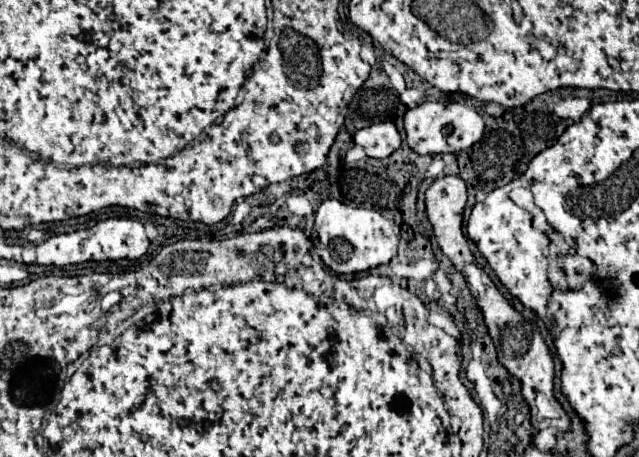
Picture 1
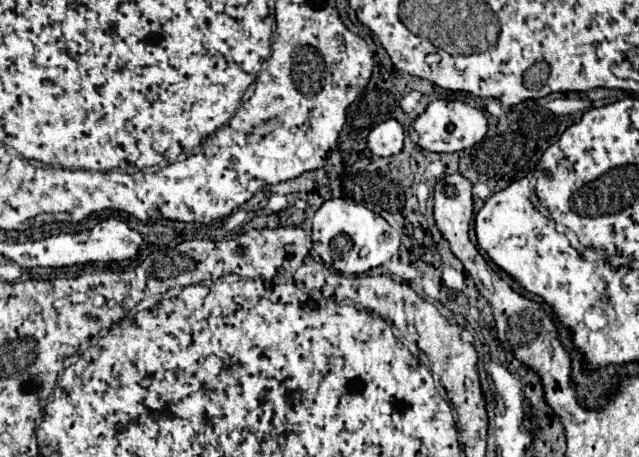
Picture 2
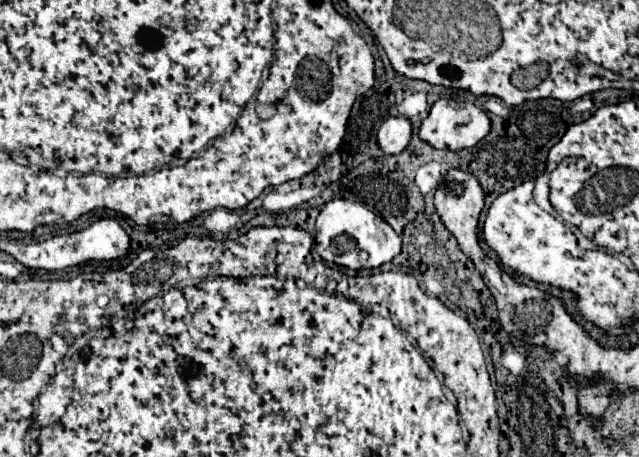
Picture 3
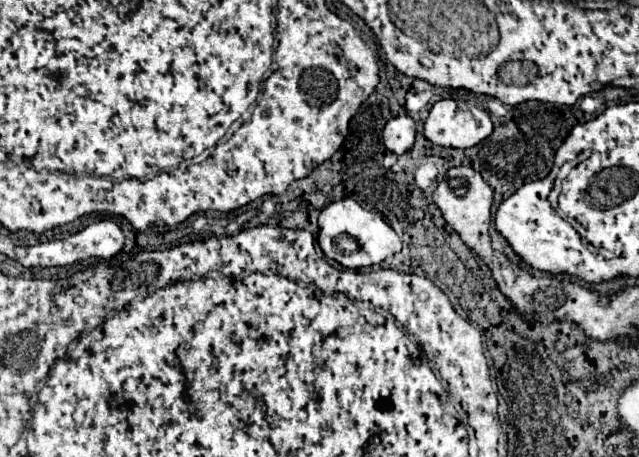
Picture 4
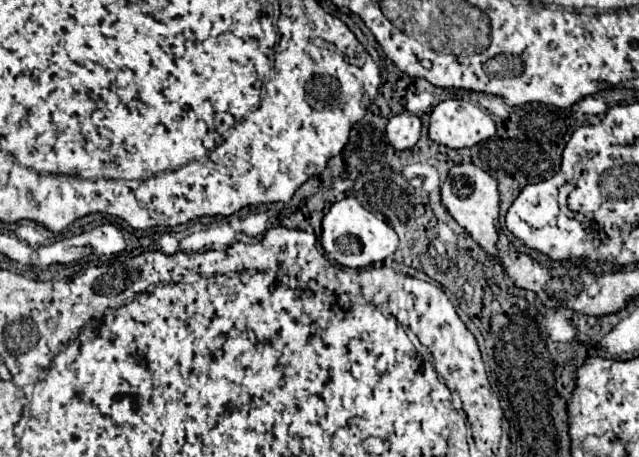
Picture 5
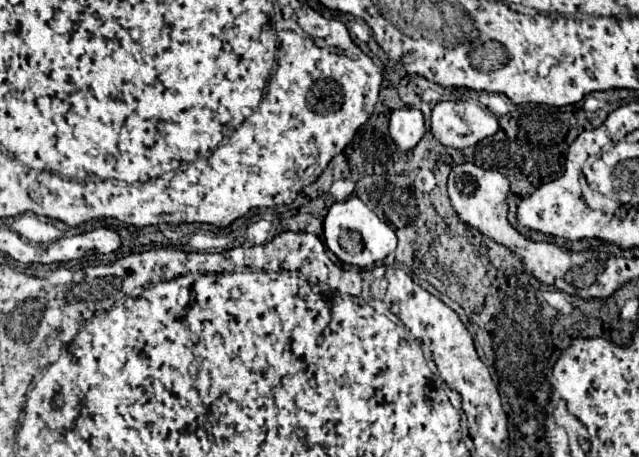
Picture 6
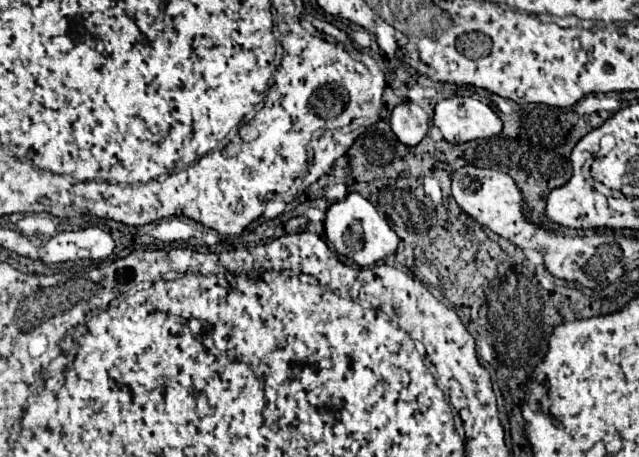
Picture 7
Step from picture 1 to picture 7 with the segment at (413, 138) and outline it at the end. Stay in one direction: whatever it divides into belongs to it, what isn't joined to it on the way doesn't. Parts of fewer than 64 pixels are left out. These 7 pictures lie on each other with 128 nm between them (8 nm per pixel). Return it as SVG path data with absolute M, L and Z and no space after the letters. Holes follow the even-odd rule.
M448 98L434 108L434 126L442 130L446 142L462 144L496 136L502 130L500 116L476 98Z

